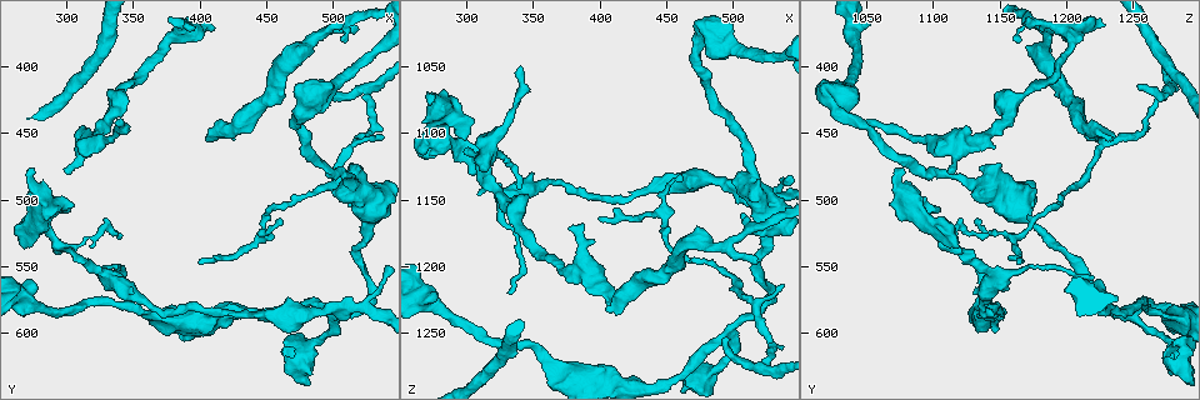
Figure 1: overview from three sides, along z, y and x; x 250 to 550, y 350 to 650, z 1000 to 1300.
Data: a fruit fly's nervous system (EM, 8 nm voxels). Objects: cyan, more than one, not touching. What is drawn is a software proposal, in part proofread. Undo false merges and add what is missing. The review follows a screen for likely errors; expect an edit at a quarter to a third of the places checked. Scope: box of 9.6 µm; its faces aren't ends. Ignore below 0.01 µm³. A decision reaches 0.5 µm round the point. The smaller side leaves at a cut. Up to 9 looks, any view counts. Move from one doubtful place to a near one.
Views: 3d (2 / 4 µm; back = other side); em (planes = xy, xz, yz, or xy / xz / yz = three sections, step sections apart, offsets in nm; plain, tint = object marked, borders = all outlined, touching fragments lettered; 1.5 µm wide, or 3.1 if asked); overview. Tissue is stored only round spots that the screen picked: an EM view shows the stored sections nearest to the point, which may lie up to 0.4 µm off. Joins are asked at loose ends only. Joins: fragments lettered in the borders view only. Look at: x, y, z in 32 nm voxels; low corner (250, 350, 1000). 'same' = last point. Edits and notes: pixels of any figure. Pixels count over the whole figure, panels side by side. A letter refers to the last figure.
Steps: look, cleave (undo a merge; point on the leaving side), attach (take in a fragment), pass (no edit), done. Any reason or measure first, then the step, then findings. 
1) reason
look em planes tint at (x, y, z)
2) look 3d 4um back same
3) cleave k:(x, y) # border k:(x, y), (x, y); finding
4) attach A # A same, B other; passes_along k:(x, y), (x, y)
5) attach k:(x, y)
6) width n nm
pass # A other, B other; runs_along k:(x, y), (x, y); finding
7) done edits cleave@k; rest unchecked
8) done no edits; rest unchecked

thin end
look em planes borders at (334, 558, 1222)

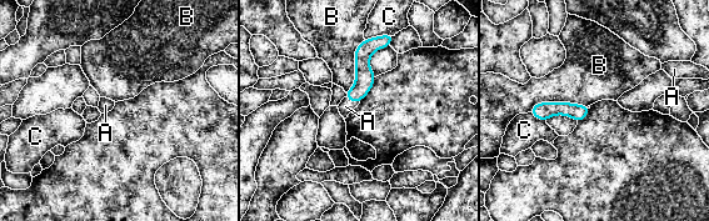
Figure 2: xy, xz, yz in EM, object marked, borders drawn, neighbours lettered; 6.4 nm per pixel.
width 100 nm
attach A # A same, B other, C other; it goes on there

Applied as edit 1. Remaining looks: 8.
look overview

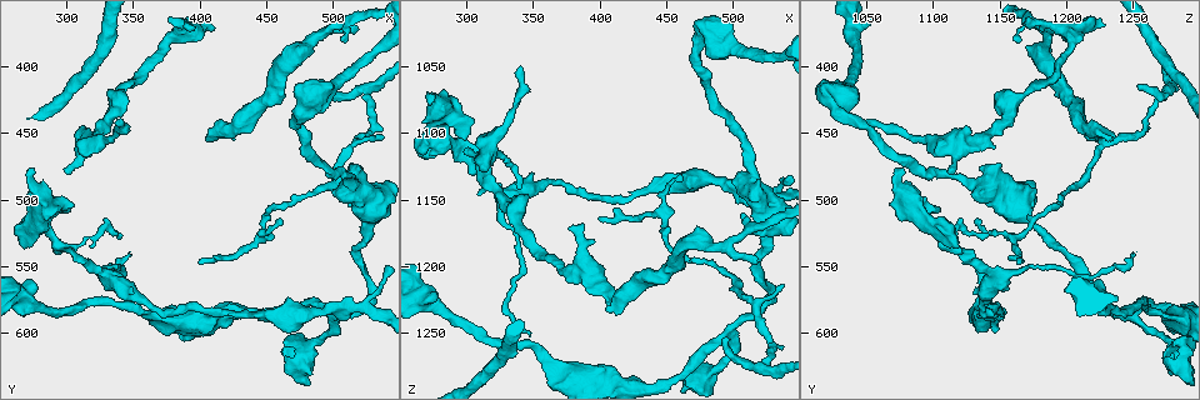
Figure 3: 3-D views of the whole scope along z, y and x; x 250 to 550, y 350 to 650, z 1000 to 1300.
thick turns thin
look 3d 2um at (450, 586, 1132)

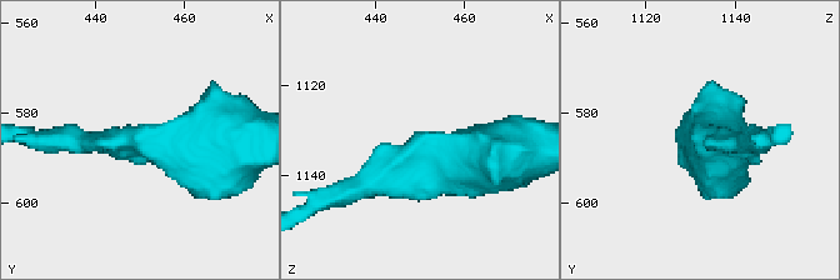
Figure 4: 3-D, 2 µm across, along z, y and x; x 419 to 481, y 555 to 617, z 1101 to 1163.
look em xz step 8 plain at (449, 587, 1134)

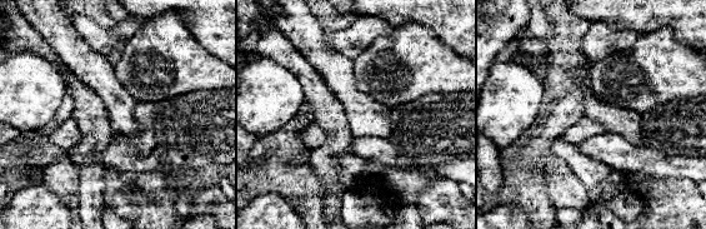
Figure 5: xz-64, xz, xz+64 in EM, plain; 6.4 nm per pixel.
look em xz step 8 borders same

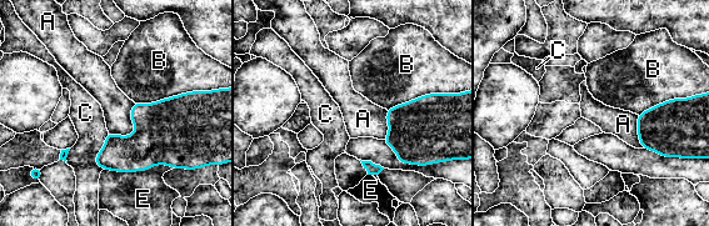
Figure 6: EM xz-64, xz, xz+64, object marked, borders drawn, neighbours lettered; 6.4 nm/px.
pass # A other, B other, C other, E other; border 6:(134, 103), (134, 132), (110, 134); continuous, no second cell

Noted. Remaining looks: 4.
thin end
look em planes borders at (302, 480, 1112)

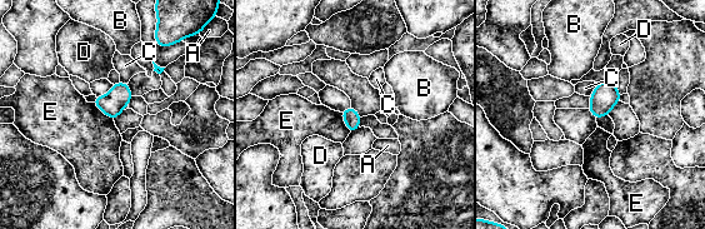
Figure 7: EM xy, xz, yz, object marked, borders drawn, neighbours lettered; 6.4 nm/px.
pass # A other, B other, C other, D other, E other; border 7:(93, 103), (113, 120); no lettered fragment goes on from it

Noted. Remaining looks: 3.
side arm on a straight run
look em planes borders at (480, 610, 1280)

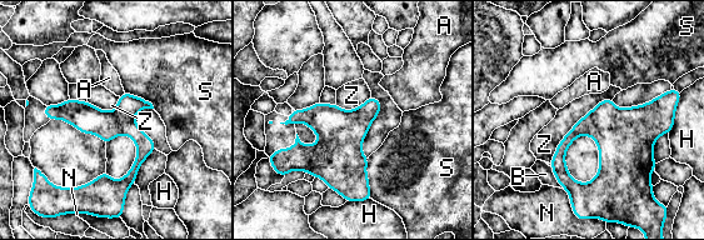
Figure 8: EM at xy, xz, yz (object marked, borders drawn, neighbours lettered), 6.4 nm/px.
pass # A other, B other, H other, N other, S other, Z other; border 8:(612, 99), (549, 163); one cell here

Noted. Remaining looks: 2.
done edits attach@2; rest unchecked

